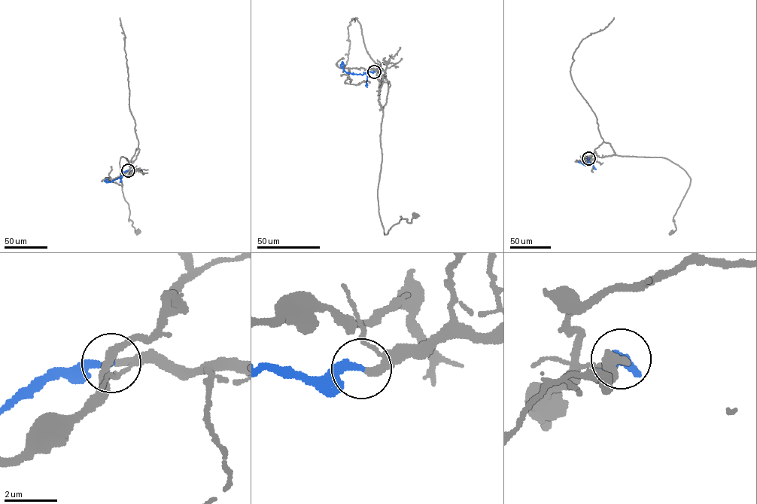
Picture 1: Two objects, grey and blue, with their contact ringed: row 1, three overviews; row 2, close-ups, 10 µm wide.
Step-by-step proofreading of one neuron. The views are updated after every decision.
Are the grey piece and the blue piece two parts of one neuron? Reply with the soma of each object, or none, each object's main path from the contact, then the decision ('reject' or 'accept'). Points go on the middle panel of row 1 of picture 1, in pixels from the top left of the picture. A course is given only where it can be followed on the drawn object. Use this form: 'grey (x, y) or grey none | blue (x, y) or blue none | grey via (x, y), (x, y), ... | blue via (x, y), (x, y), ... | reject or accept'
grey (415, 215) | blue none | grey via (375, 71), (385, 73), (379, 87), (383, 114), (378, 195), (384, 233), (401, 217), (411, 223), (415, 216) | blue via (374, 71), (353, 74), (345, 71), (342, 62), (344, 65) | accept

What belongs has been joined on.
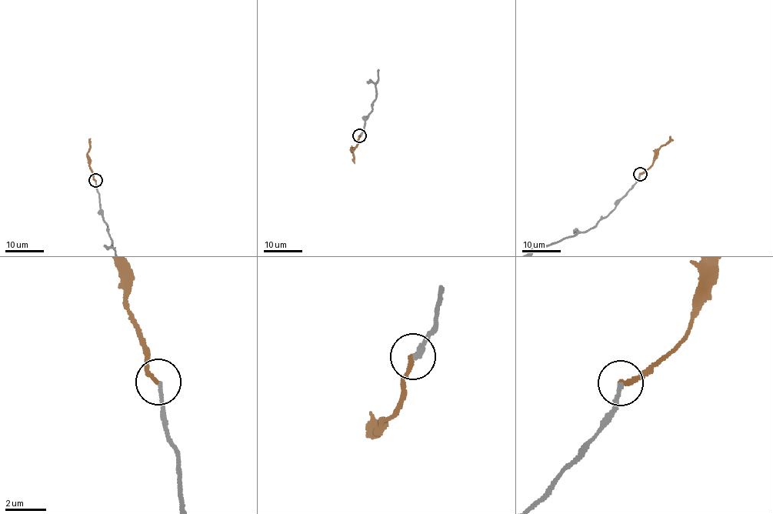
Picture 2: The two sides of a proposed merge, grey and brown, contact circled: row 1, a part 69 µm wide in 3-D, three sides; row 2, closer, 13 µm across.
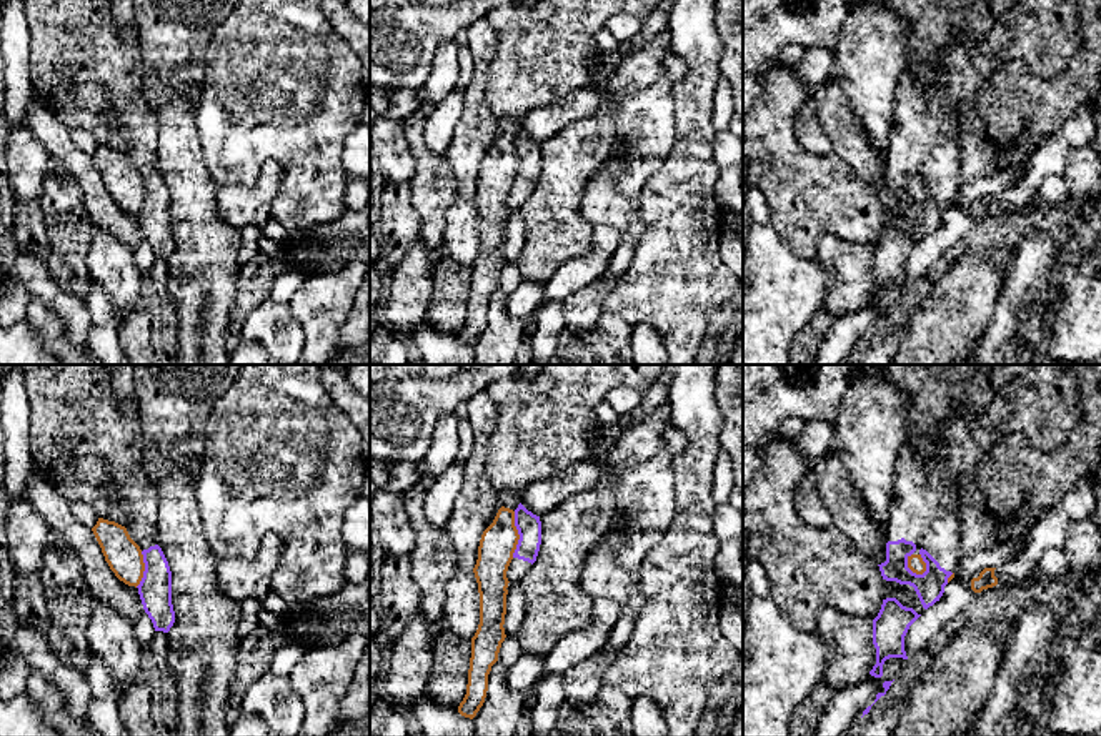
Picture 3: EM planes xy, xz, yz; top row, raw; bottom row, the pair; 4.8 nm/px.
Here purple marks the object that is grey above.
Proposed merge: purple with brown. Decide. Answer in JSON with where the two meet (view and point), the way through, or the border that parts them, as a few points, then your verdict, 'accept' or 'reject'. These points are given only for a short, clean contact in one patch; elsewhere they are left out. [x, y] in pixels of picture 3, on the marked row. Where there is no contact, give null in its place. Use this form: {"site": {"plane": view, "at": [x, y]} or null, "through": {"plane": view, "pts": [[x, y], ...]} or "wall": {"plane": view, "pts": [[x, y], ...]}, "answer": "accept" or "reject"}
{"site": {"plane": "yz", "at": [908, 568]}, "wall": {"plane": "yz", "pts": [[908, 555], [908, 566], [921, 575]]}, "answer": "reject"}

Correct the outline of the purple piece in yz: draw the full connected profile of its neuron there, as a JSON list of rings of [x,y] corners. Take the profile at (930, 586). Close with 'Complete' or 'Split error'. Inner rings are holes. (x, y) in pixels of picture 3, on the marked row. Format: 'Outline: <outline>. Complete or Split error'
Outline: [[[1034,365],[1028,373],[1004,385],[983,411],[963,408],[936,423],[929,438],[939,446],[938,458],[923,463],[913,446],[903,443],[894,461],[893,498],[886,528],[886,561],[878,564],[883,579],[913,586],[924,609],[939,601],[948,578],[961,561],[958,556],[959,520],[956,516],[959,478],[971,473],[993,445],[1011,435],[1023,435],[1029,445],[1043,451],[1053,451],[1066,445],[1083,416],[1073,366]],[[916,550],[926,563],[923,574],[908,568],[908,558]]]. Split error

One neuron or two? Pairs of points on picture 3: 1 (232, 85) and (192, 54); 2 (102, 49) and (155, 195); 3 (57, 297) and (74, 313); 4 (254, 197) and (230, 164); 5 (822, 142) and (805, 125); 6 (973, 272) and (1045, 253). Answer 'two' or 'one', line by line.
1: two
2: one
3: one
4: two
5: one
6: two

